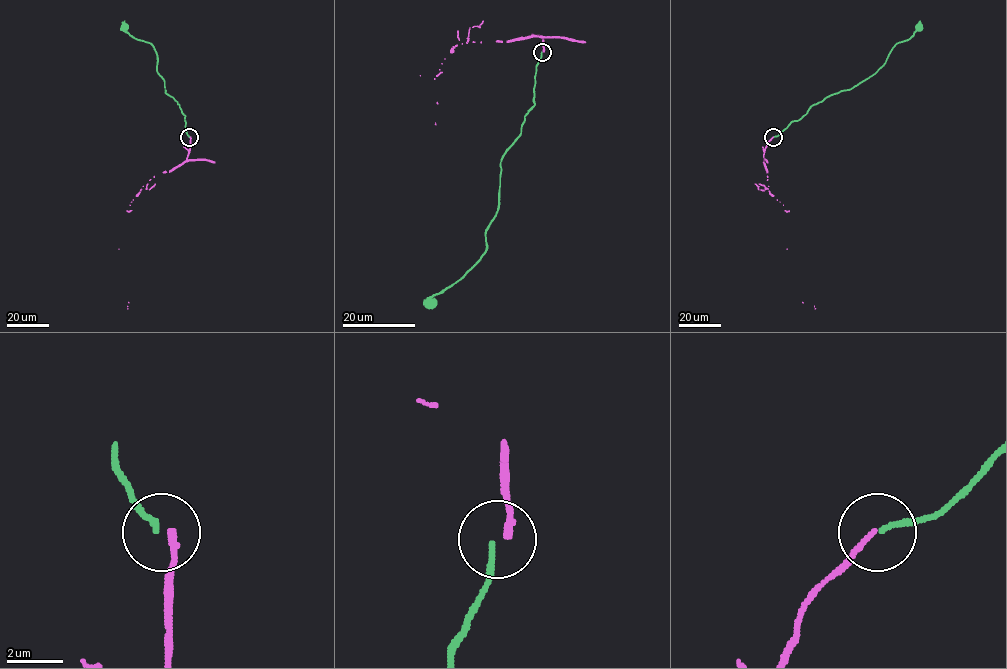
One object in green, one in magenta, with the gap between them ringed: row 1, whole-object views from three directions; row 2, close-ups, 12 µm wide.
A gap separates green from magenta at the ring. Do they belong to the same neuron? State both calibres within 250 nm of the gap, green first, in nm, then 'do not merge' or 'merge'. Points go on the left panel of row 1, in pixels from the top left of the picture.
190/200 nm | do not merge

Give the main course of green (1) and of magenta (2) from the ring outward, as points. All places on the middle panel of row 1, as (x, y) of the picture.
1: (542, 52), (534, 104), (501, 161), (499, 206), (485, 234), (486, 249), (430, 302)
2: (543, 52), (540, 35), (456, 45), (436, 76), (420, 75), (435, 124)

